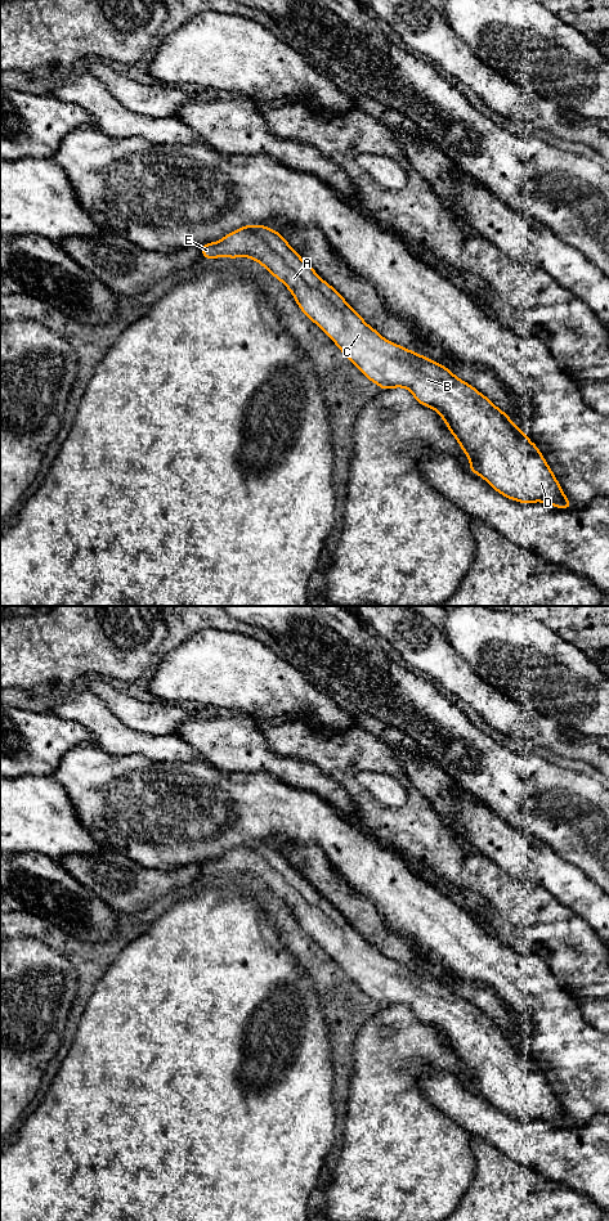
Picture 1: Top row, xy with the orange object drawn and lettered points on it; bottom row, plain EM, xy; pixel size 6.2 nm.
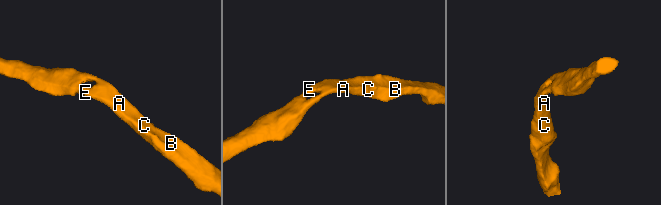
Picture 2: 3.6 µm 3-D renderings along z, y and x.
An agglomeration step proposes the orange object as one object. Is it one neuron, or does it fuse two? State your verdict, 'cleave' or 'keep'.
keep

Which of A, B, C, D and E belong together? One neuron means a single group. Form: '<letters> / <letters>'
A B C D E

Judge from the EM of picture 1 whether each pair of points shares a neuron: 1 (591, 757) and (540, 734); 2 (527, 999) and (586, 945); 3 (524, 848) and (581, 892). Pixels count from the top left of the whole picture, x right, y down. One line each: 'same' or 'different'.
1: same
2: different
3: same

